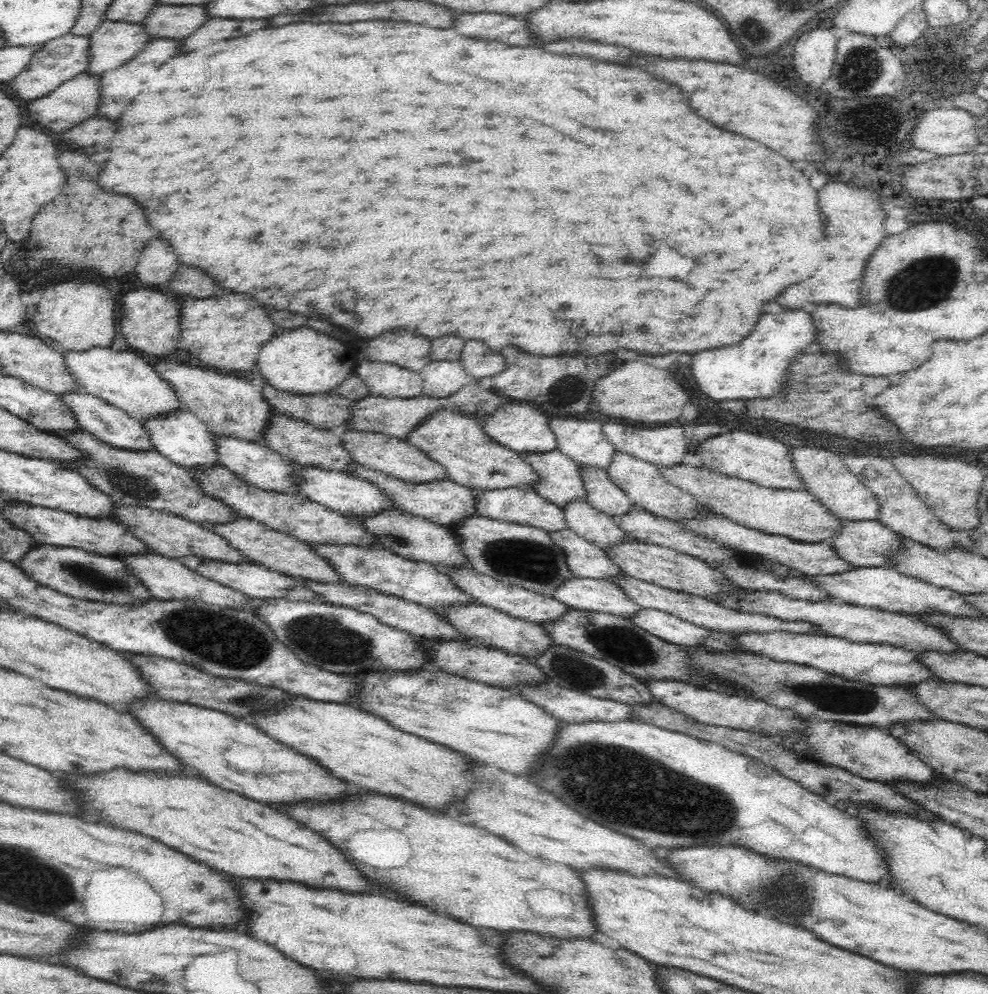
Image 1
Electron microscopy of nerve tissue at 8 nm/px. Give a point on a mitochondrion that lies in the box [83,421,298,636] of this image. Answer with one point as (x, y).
(132, 486)

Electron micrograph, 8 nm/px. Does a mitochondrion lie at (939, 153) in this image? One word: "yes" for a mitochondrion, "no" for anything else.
no

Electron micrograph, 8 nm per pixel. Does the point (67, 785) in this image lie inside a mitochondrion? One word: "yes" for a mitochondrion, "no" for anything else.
no

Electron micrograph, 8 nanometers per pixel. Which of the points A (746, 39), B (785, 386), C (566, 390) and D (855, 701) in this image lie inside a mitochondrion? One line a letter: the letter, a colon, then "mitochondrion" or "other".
A: mitochondrion
B: other
C: mitochondrion
D: mitochondrion

